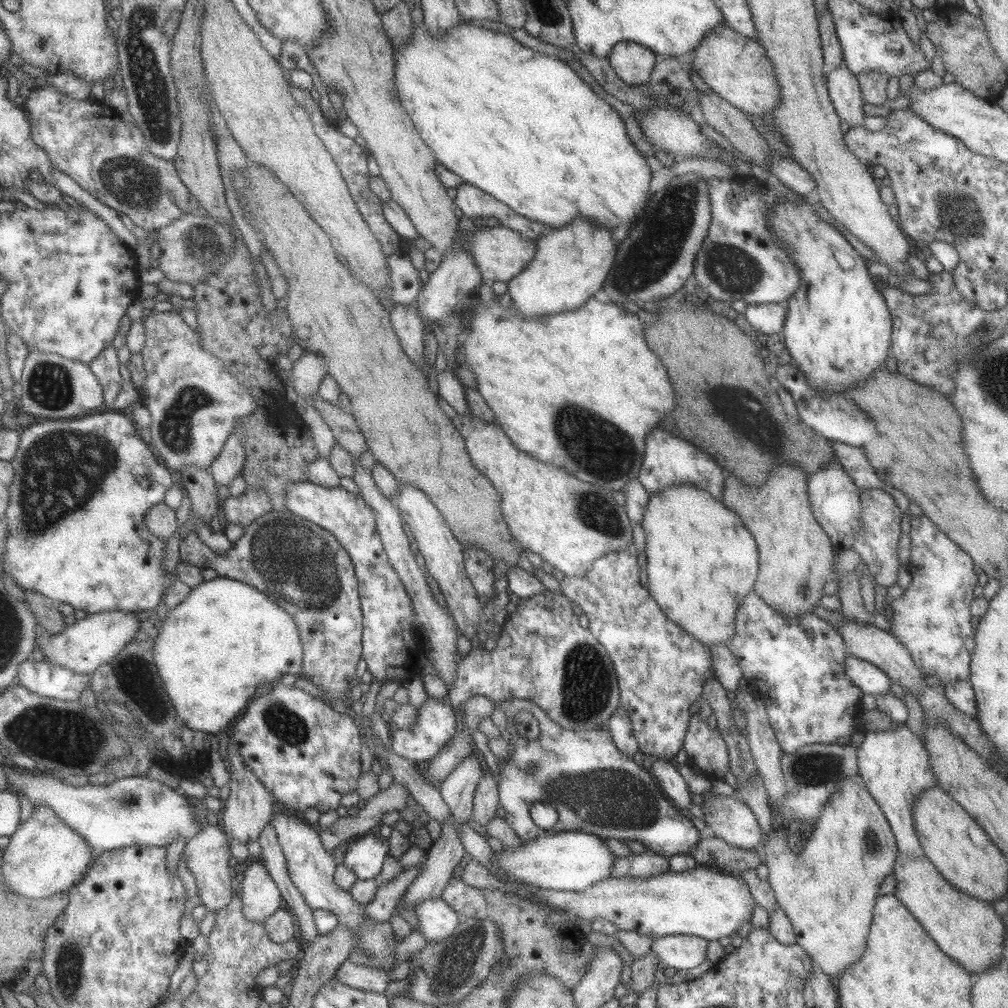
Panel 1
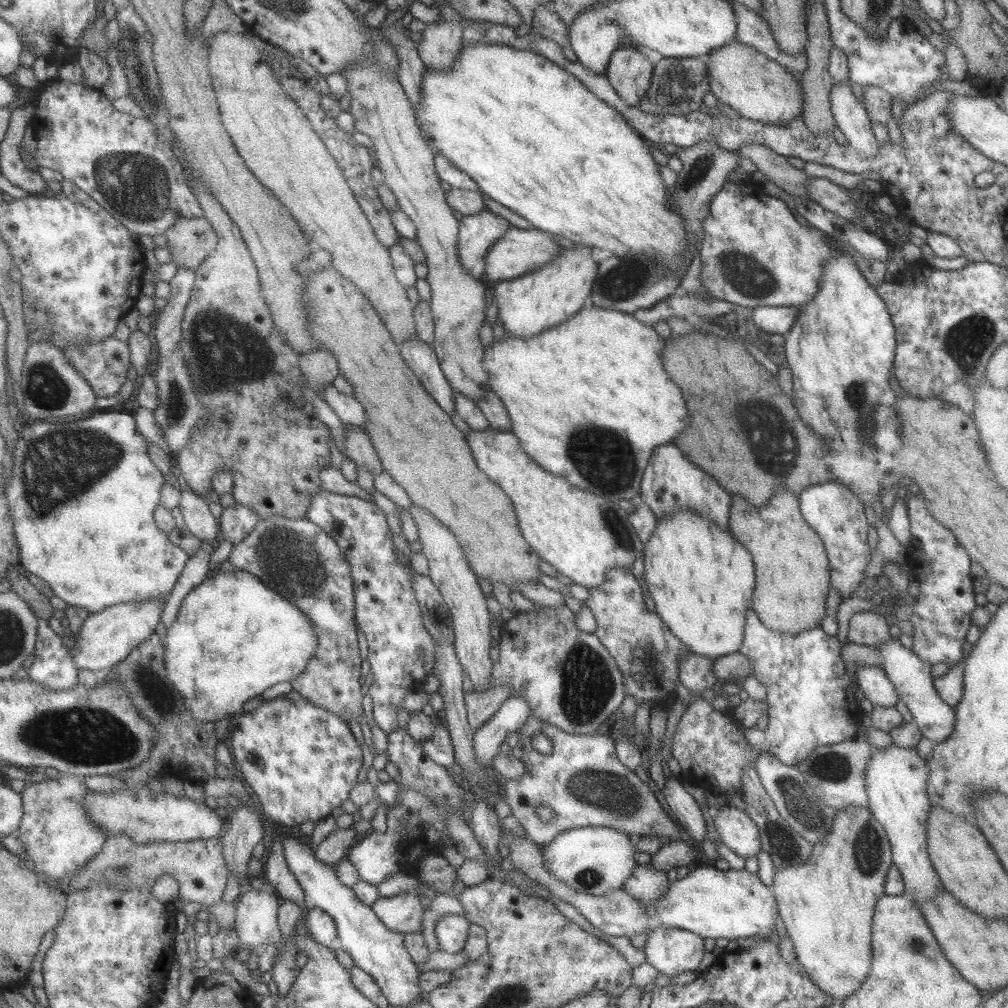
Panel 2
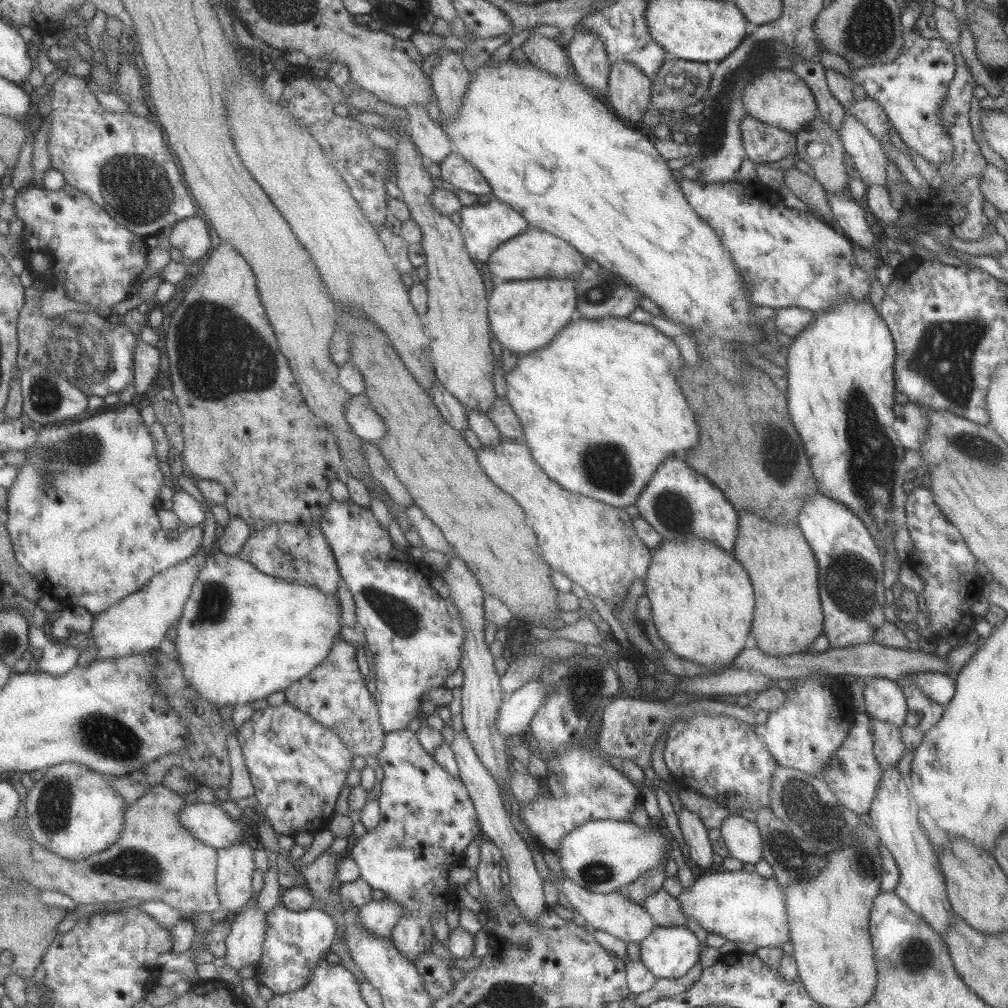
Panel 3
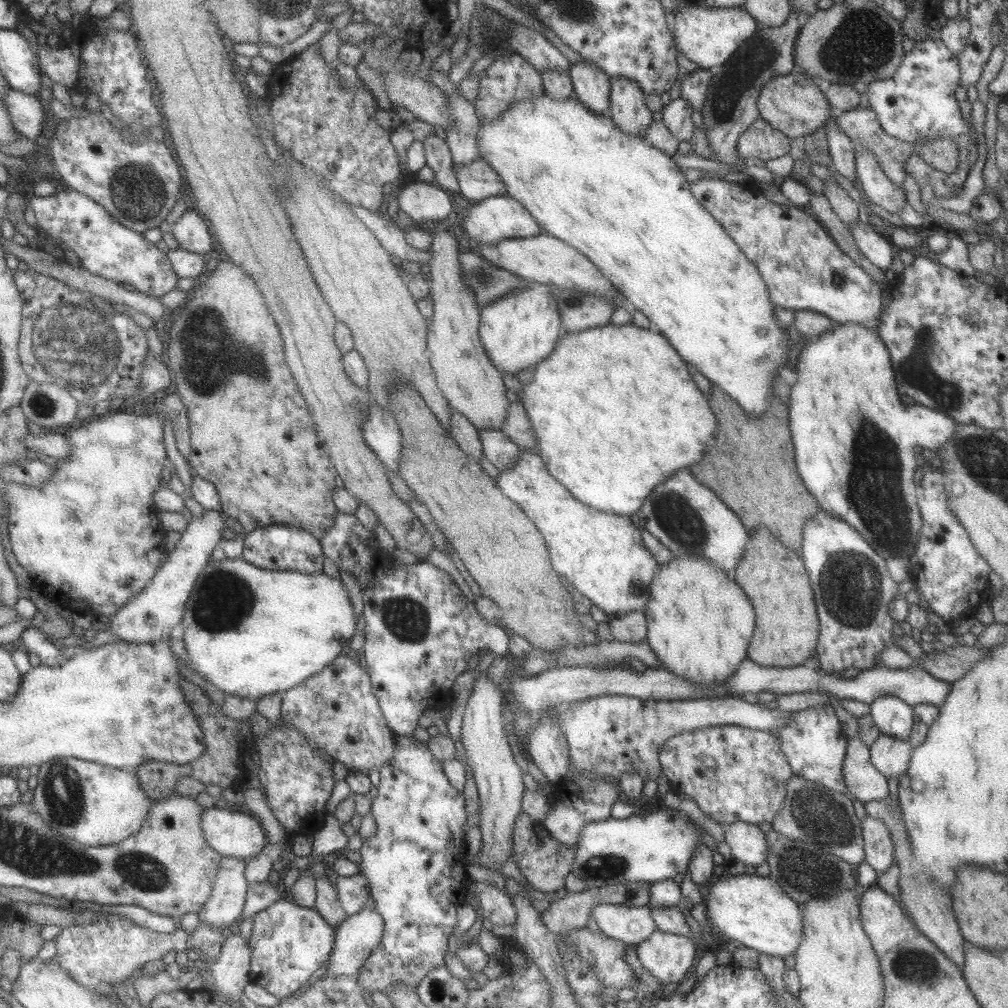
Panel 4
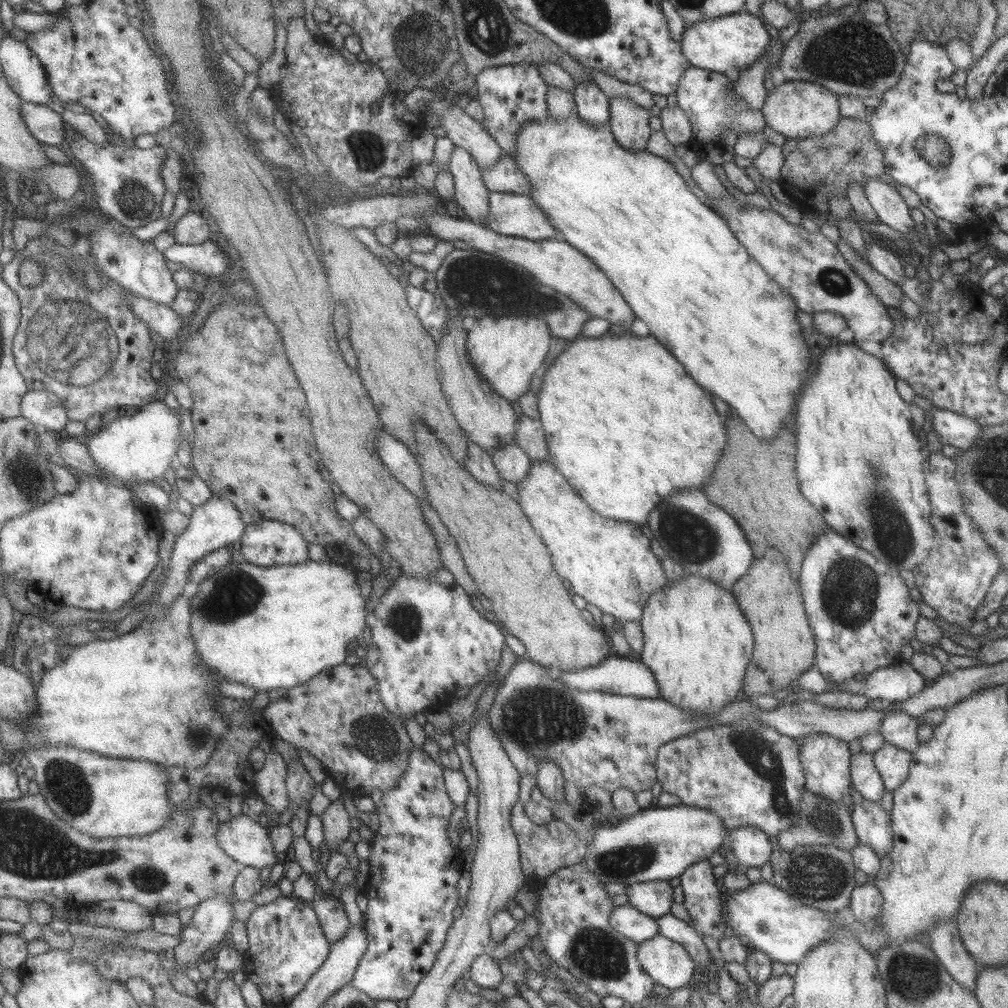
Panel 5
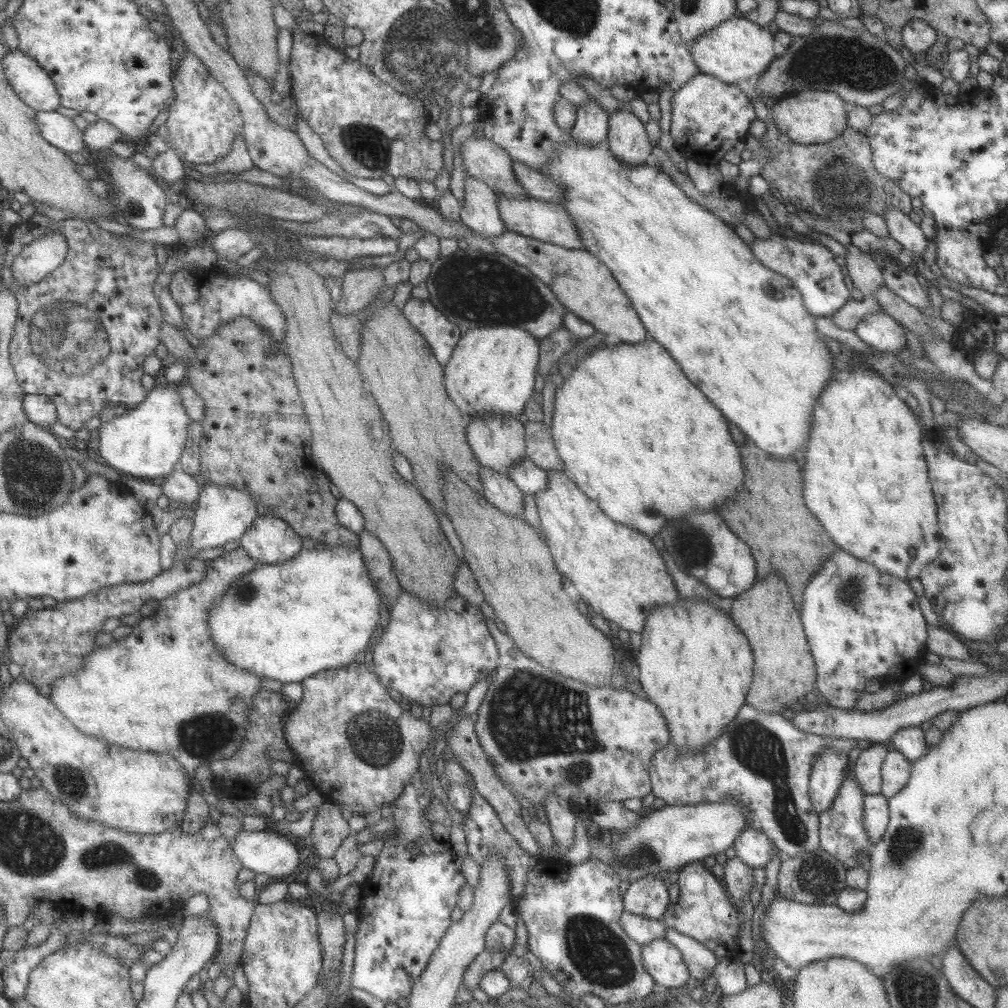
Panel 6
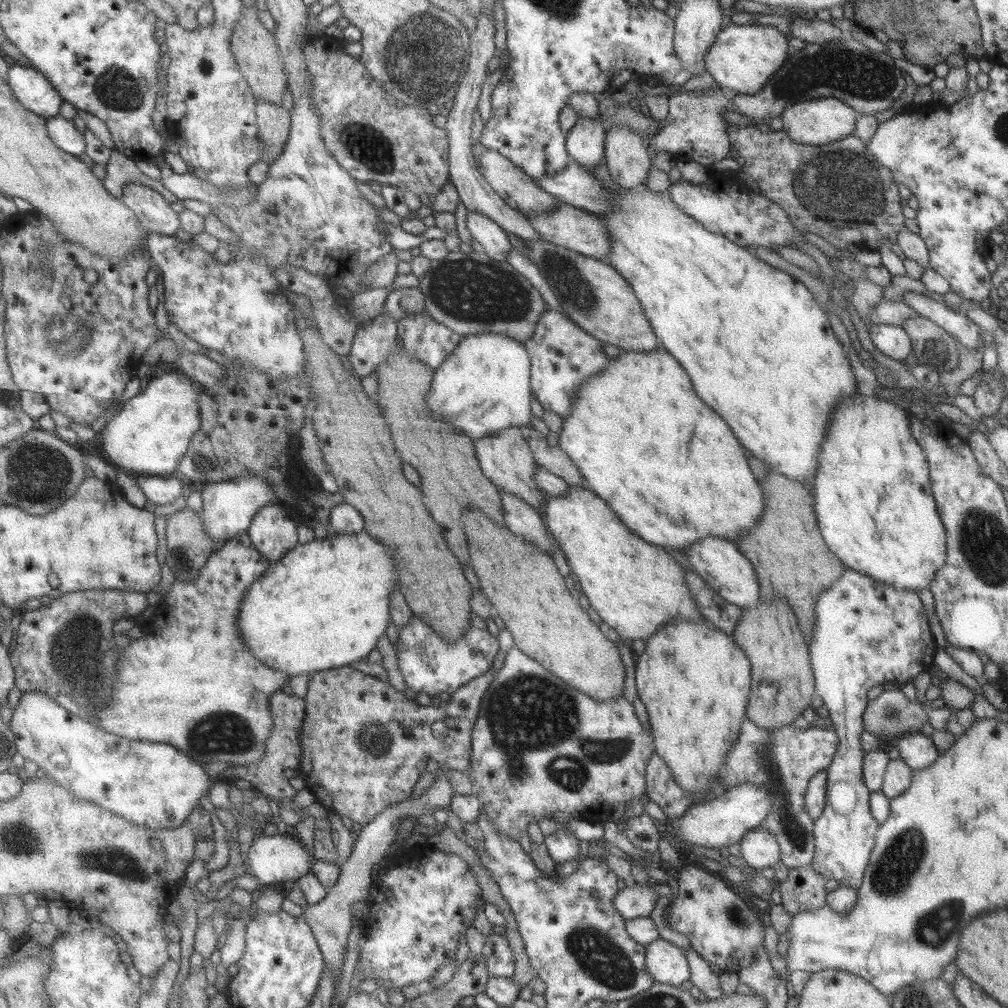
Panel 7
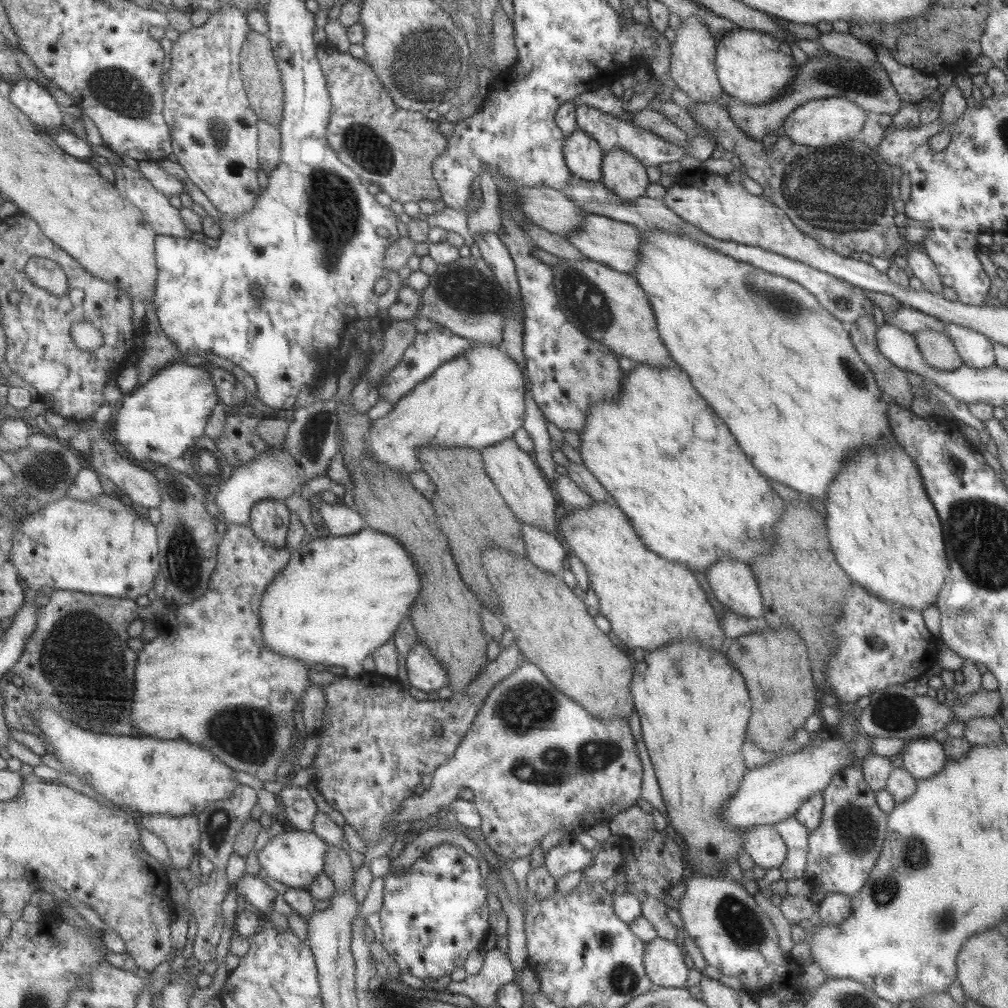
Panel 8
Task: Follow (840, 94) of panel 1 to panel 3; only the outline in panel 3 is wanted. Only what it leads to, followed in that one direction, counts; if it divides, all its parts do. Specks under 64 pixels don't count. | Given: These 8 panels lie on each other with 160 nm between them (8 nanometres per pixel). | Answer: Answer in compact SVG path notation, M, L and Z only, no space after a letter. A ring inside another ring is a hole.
M846 111L838 136L844 152L853 160L852 174L858 177L866 187L875 185L885 187L888 183L886 175L888 156L880 142Z

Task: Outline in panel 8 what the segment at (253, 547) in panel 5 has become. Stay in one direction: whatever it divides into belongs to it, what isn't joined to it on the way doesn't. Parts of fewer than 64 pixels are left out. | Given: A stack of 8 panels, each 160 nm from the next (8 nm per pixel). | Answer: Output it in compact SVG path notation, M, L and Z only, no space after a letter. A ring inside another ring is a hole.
M261 500L251 511L255 534L268 545L279 548L285 545L285 533L289 524L289 510L284 502Z

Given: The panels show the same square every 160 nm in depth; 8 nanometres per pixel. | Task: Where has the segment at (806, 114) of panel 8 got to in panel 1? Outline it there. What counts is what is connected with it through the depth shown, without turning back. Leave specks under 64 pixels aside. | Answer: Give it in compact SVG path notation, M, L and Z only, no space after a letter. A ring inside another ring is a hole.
M723 24L712 30L707 36L704 36L693 51L695 52L695 57L689 60L689 66L691 66L692 70L697 72L709 89L747 116L766 115L771 113L779 104L780 86L778 85L773 65L767 58L765 49L757 40L747 38Z

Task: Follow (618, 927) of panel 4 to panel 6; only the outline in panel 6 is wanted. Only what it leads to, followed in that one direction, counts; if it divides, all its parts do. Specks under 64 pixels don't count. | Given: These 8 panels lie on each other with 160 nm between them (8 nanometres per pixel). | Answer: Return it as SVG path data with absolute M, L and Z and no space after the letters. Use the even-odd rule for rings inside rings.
M621 912L620 925L625 934L637 944L643 946L651 940L664 938L666 927L661 920Z

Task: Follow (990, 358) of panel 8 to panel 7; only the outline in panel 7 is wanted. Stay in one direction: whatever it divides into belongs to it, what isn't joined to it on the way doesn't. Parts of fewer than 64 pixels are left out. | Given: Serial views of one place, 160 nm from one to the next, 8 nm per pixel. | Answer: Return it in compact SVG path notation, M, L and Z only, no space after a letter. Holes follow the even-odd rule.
M904 292L902 298L919 316L934 322L959 344L966 346L969 350L980 352L983 350L980 347L981 329L965 314L952 311L943 303L915 292Z

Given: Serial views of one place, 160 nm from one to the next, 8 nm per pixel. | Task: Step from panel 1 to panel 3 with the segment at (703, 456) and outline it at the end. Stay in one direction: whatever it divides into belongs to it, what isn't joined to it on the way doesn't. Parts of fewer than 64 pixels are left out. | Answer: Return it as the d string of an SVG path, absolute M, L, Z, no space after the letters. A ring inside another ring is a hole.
M670 456L659 463L645 489L637 497L639 516L668 541L700 538L732 552L738 533L738 512L712 482L689 468L682 456Z

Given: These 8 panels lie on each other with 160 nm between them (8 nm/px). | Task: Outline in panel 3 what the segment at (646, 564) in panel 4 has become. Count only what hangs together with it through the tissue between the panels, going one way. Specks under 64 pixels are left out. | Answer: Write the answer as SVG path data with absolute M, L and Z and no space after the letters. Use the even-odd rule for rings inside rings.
M502 438L495 446L481 445L476 455L485 476L497 488L507 492L525 512L543 558L553 571L564 574L587 595L597 596L606 603L618 596L626 596L633 580L646 578L651 550L639 540L632 518L623 508L561 489L539 468L523 441Z

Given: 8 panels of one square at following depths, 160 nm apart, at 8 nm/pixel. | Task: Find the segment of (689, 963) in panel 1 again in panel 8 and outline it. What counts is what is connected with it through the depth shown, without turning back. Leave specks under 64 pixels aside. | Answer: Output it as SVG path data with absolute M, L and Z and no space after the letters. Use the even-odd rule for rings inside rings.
M654 938L646 943L643 967L651 984L663 988L683 988L688 975L679 945L671 940Z

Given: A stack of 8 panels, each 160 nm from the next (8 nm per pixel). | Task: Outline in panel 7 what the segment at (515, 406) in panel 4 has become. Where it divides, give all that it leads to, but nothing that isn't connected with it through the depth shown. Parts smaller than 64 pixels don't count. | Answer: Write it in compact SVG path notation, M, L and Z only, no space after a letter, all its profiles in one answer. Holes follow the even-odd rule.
M534 429L529 430L528 447L533 460L539 466L546 468L564 480L569 487L583 487L584 478L575 463L563 452L559 446L549 447L545 438Z

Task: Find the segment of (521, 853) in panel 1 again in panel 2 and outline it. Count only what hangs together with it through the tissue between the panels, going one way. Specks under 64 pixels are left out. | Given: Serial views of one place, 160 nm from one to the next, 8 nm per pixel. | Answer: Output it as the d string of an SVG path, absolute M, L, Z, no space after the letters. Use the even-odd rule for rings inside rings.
M609 826L573 827L559 833L547 846L540 846L541 860L547 874L567 884L569 888L591 896L606 895L610 891L621 889L637 862L633 858L635 850L634 836L617 832Z

